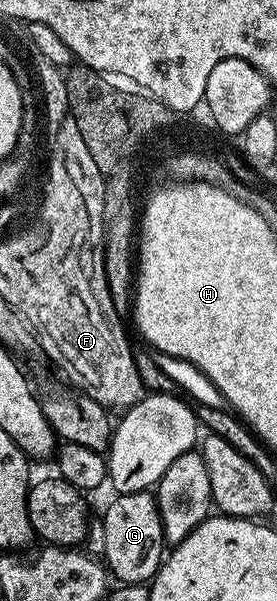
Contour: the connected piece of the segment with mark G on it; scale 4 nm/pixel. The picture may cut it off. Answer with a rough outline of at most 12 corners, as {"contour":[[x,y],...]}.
{"contour":[[149,491],[118,494],[103,515],[114,580],[148,584],[167,555]]}

